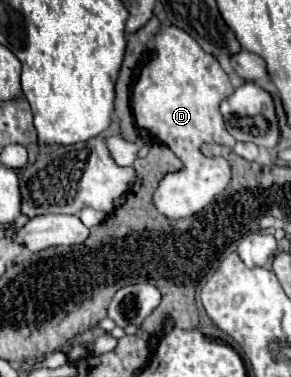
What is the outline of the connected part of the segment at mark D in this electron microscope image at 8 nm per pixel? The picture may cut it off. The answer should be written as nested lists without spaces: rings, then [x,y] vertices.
[[[176,26],[160,28],[156,34],[156,54],[142,68],[132,88],[132,114],[138,128],[148,130],[162,146],[170,148],[182,160],[182,168],[168,172],[154,190],[152,202],[162,216],[170,220],[192,218],[230,184],[230,164],[224,158],[206,158],[200,148],[208,142],[236,144],[220,114],[220,102],[232,92],[234,86],[218,60],[204,52],[190,34]]]

